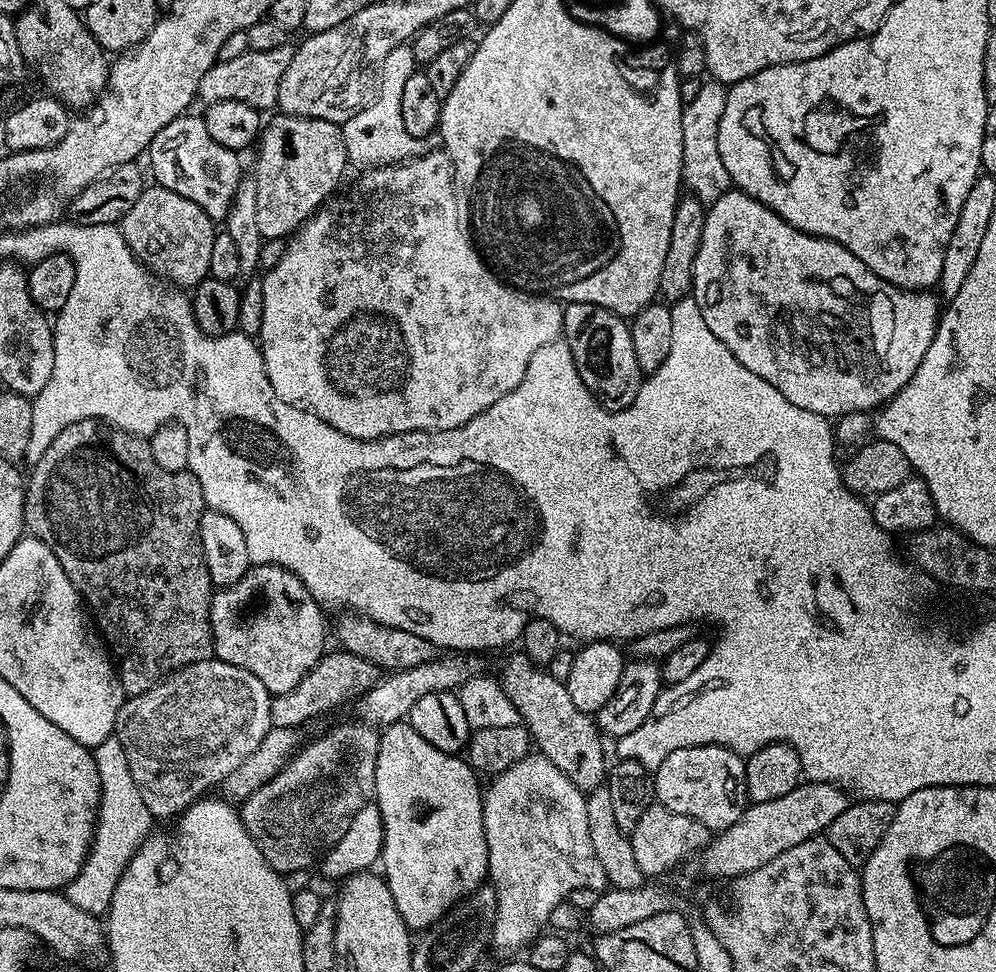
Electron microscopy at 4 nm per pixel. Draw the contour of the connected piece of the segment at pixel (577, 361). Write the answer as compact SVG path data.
M568 304L564 308L562 339L574 354L574 366L582 382L586 382L586 386L603 408L617 412L634 402L642 383L642 373L634 354L632 329L625 317L597 304Z

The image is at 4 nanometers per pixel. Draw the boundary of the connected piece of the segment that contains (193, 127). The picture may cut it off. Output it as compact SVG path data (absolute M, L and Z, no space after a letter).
M182 115L163 128L152 139L146 159L152 163L152 176L156 179L153 181L159 187L174 190L174 194L182 194L182 198L190 198L194 206L202 206L212 221L224 222L227 221L234 194L242 179L241 157L226 150L226 146L218 146L218 142L214 142L214 138L210 138L210 133L206 131L203 118L192 115Z

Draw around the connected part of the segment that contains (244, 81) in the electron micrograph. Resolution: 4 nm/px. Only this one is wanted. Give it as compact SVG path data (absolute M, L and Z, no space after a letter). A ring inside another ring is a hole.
M291 43L278 46L278 50L266 50L265 52L253 52L251 50L238 54L238 58L230 58L230 62L217 60L210 70L202 76L200 83L199 99L205 105L214 102L246 102L246 106L270 110L276 108L278 98L278 84L282 82L282 76L286 74L286 68L290 66L294 48Z

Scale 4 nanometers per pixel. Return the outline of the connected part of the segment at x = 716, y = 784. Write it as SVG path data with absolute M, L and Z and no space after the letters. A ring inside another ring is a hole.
M695 744L689 748L674 750L669 754L666 762L662 762L654 770L654 796L662 806L674 810L674 814L686 814L686 818L694 818L702 822L713 834L725 832L738 818L742 818L745 808L750 801L746 790L746 770L744 769L745 757L731 752L717 744Z

